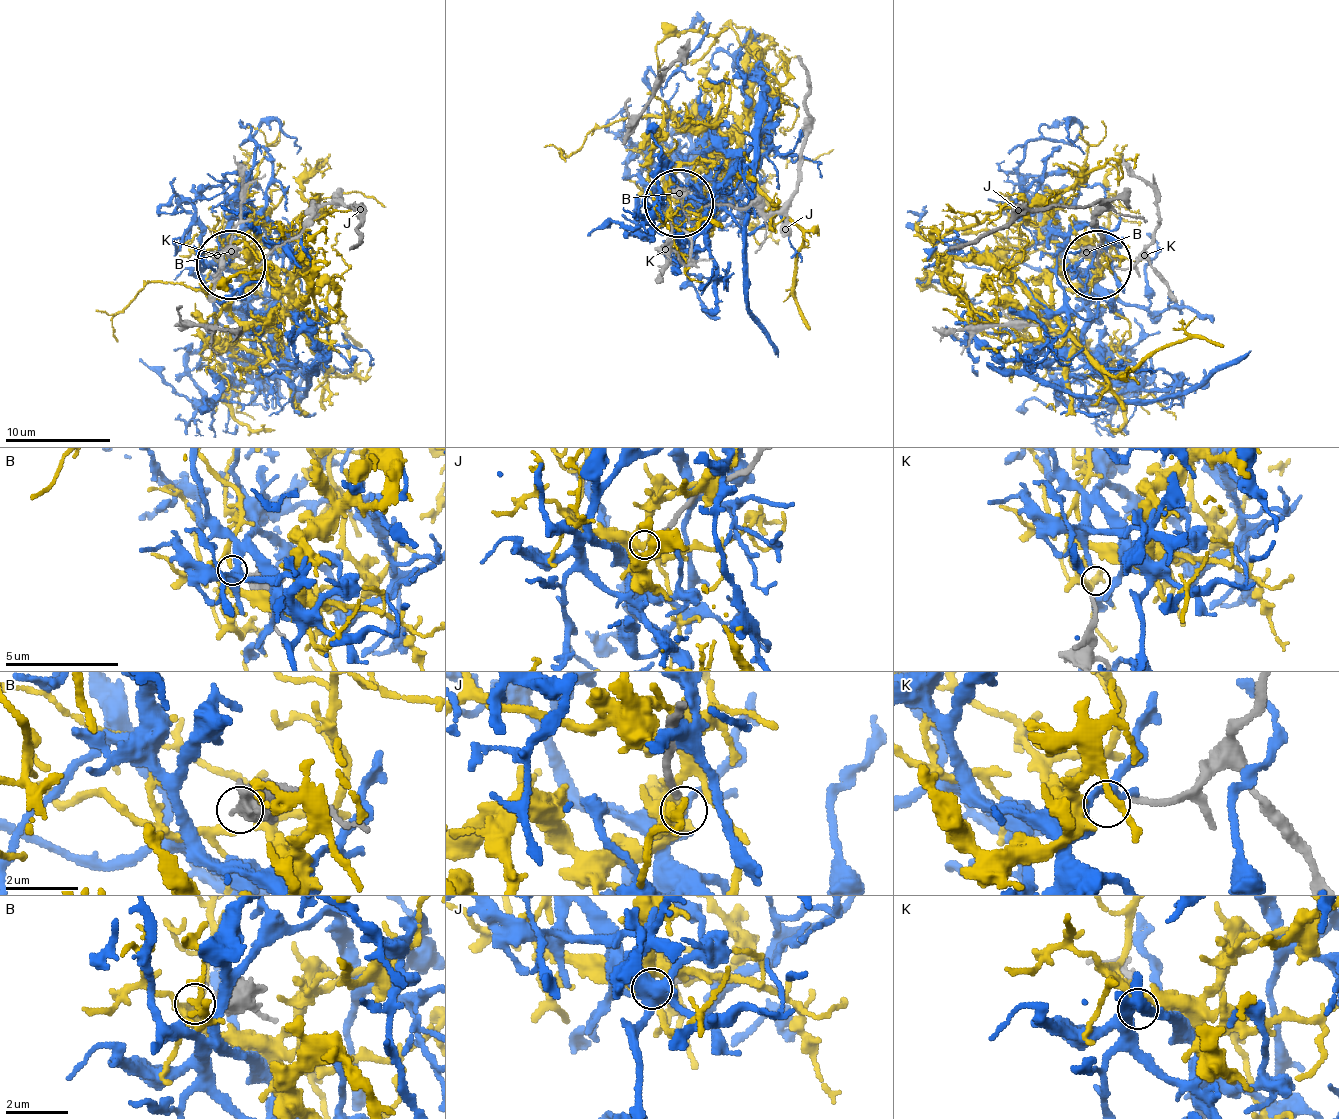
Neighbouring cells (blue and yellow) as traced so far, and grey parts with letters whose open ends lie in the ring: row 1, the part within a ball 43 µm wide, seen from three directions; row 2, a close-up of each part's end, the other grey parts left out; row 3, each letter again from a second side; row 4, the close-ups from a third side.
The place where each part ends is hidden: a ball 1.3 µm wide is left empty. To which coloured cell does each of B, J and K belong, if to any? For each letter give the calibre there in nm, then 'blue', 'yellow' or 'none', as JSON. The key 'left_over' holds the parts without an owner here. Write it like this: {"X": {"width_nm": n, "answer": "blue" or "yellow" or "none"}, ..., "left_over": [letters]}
{"B": {"width_nm": 360, "answer": "yellow"}, "J": {"width_nm": 190, "answer": "none"}, "K": {"width_nm": 150, "answer": "blue"}, "left_over": ["J"]}

